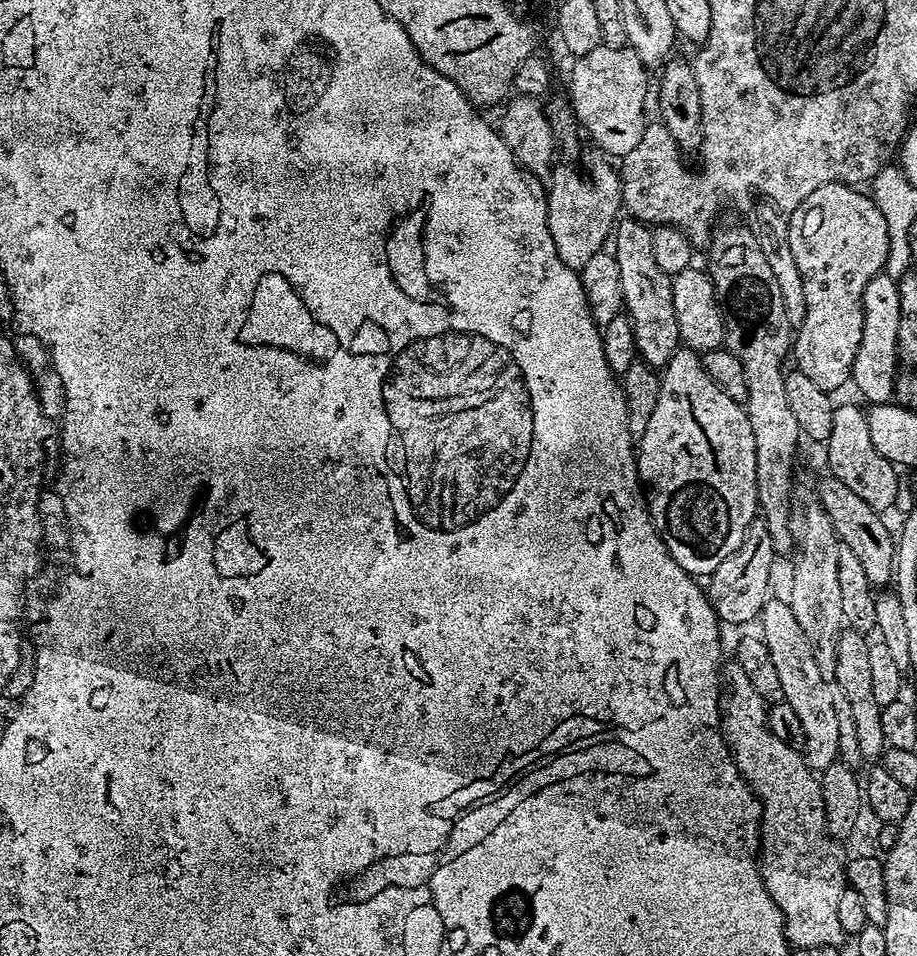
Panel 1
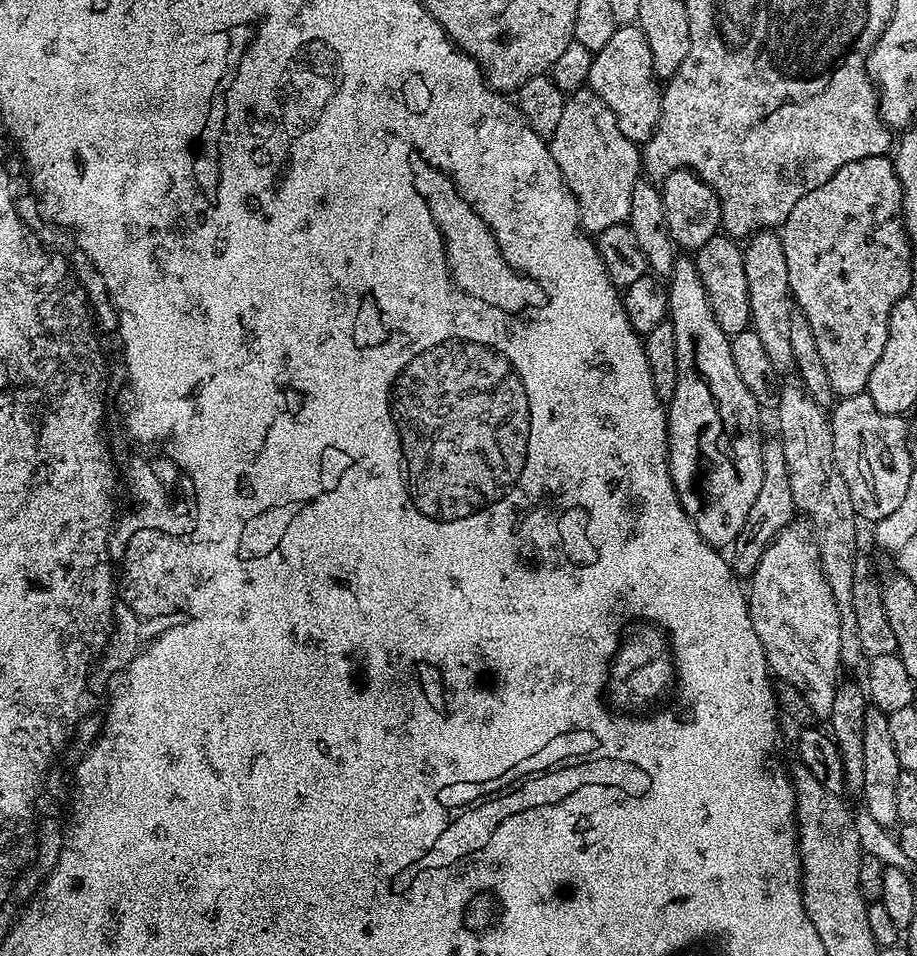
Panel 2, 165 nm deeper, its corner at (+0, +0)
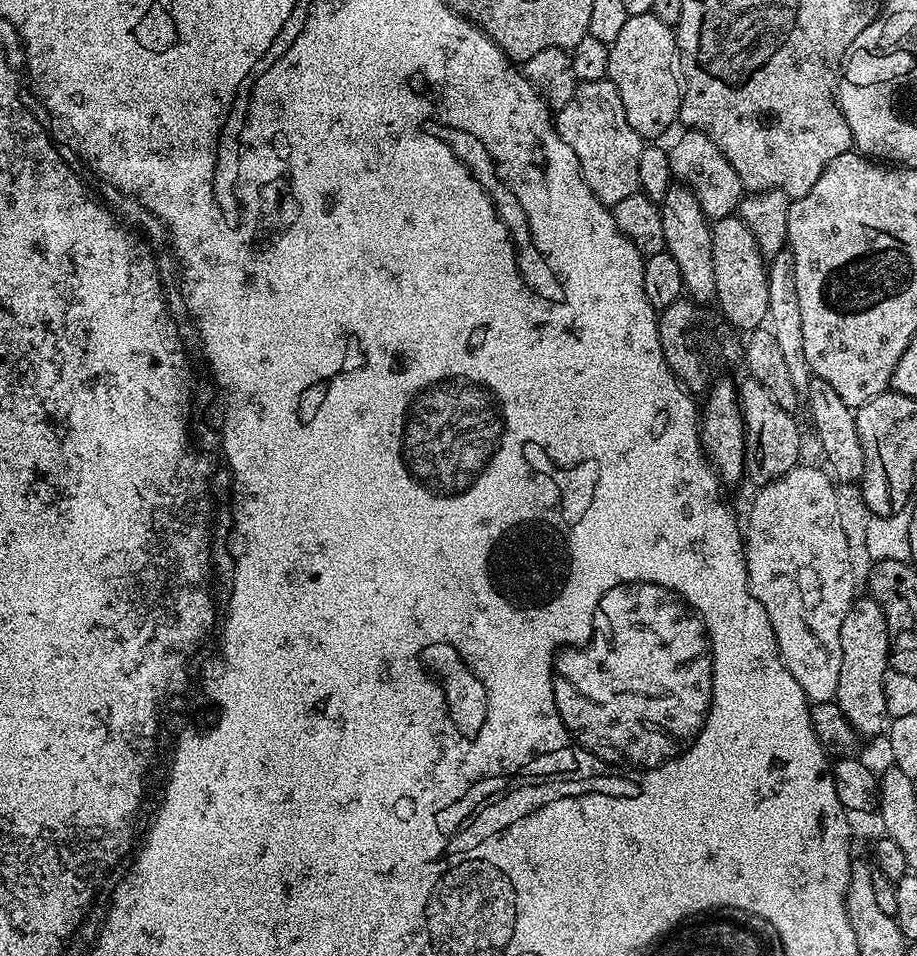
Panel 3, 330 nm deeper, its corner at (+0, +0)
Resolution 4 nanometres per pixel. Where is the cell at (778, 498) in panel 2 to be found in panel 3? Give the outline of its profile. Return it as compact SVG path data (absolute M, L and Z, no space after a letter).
M751 378L739 381L738 395L740 397L740 408L744 412L744 466L747 479L752 479L756 486L763 486L776 480L782 474L786 474L797 464L801 463L800 456L800 428L796 425L796 416L793 413L782 410L778 402L762 386L762 382Z

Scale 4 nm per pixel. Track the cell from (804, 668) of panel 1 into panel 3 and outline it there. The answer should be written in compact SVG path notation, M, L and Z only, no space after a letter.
M801 462L778 479L763 485L752 500L743 537L748 585L770 618L782 662L786 670L794 674L794 682L802 686L809 701L826 704L836 699L838 674L842 674L840 631L858 591L856 572L852 569L852 548L848 545L848 532L844 529L840 504L836 501L837 485L833 477L820 468Z

